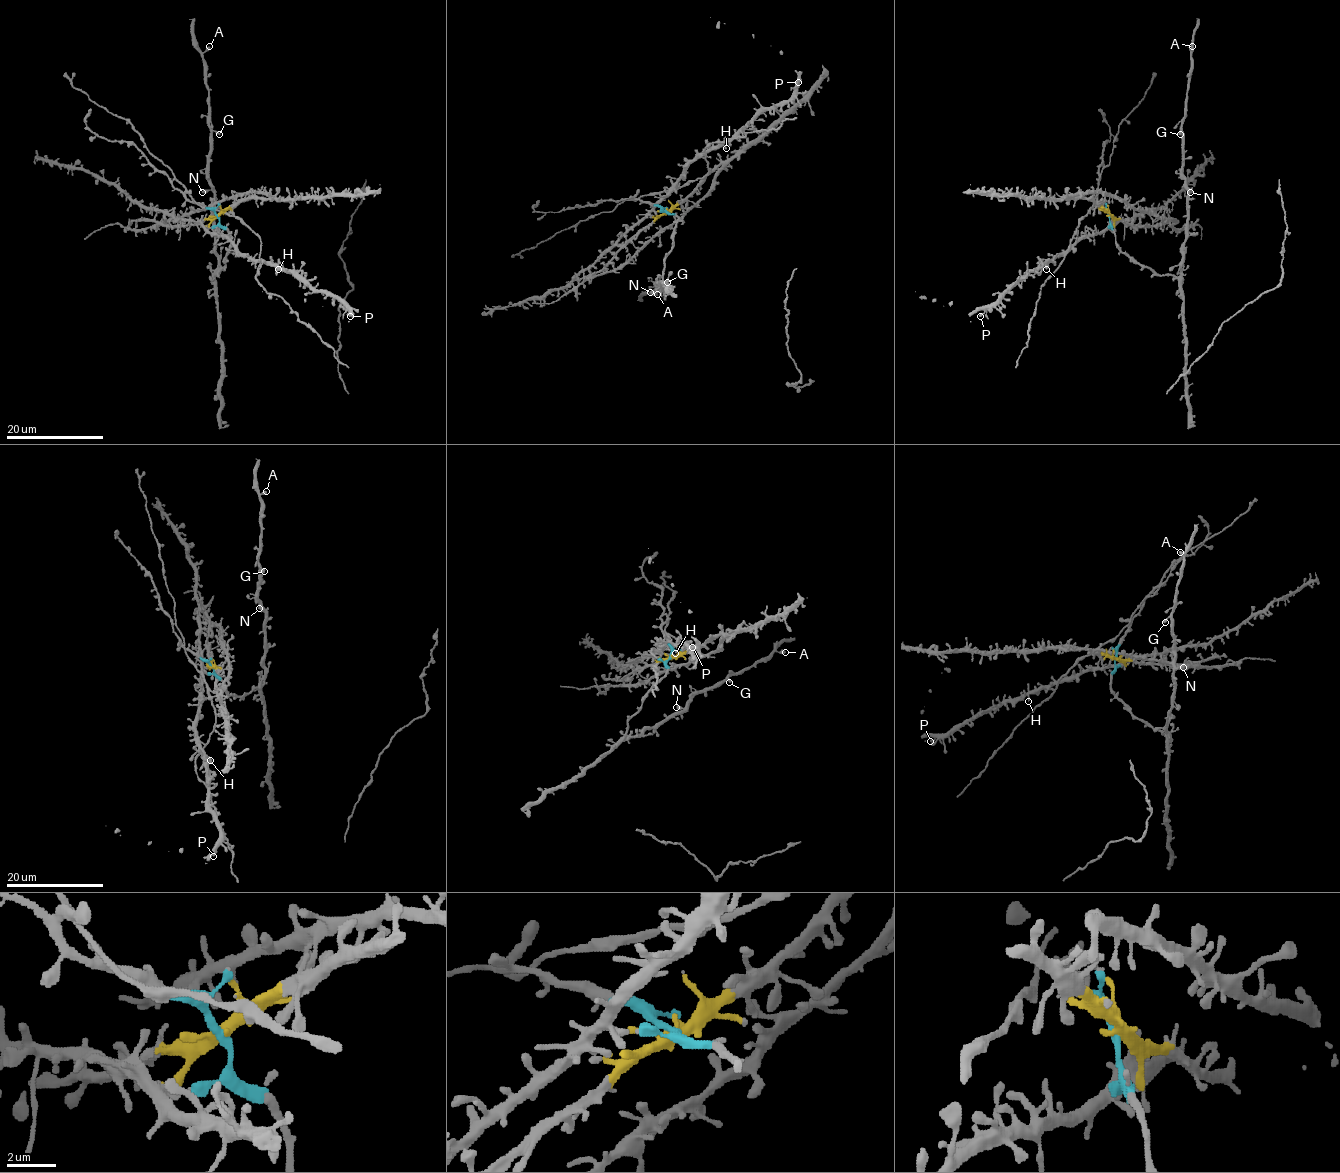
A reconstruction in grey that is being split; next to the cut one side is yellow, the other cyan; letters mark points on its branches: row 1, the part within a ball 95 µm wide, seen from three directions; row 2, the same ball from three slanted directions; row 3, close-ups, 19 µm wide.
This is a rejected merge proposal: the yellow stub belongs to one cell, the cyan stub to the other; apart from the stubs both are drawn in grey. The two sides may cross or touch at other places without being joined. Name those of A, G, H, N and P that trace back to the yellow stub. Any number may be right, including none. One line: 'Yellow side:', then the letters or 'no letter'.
Yellow side: H, P

